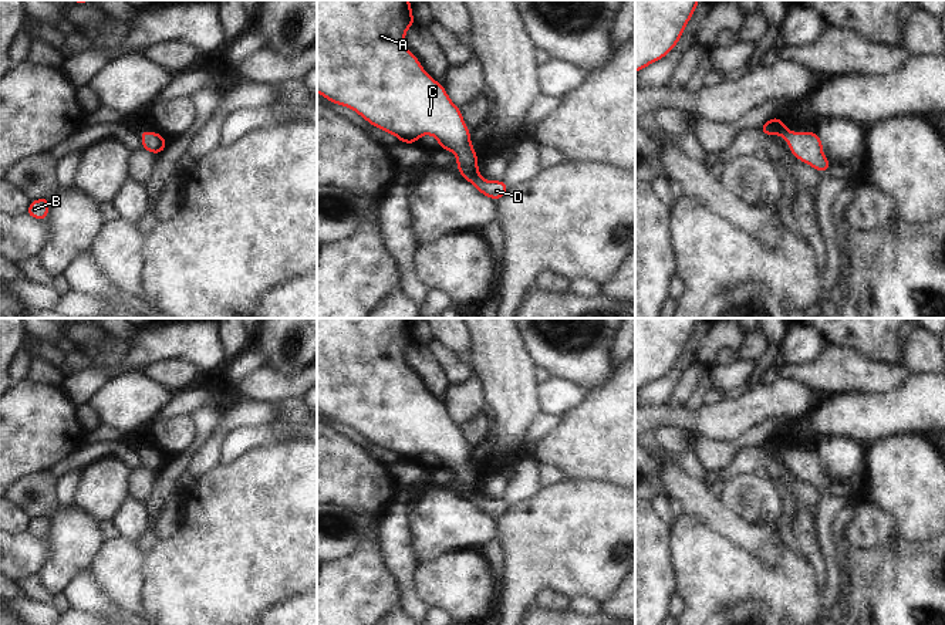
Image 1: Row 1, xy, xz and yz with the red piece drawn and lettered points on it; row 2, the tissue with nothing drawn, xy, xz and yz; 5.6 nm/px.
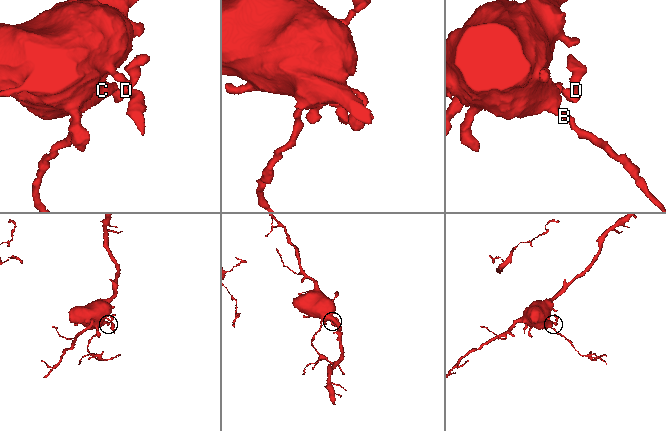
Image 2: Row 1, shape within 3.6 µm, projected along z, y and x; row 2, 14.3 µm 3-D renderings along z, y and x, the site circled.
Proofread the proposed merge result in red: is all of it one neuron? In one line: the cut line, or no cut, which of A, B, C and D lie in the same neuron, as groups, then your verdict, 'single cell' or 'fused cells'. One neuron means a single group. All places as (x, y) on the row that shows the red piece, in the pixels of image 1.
no cut; A B C D; single cell

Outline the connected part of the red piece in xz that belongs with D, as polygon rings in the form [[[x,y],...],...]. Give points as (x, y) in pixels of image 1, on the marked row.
[[[317,0],[317,92],[331,104],[348,107],[404,143],[433,135],[439,149],[453,152],[459,175],[482,195],[499,200],[509,186],[483,180],[460,108],[405,47],[405,33],[415,26],[409,0]]]

